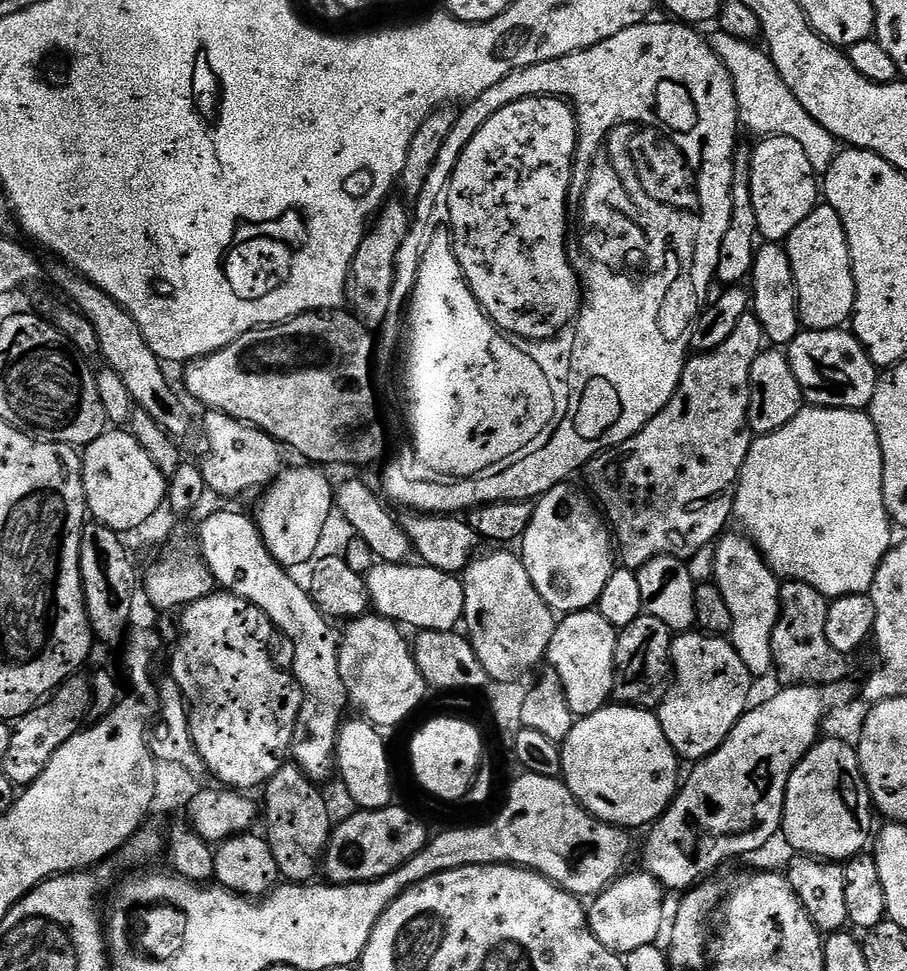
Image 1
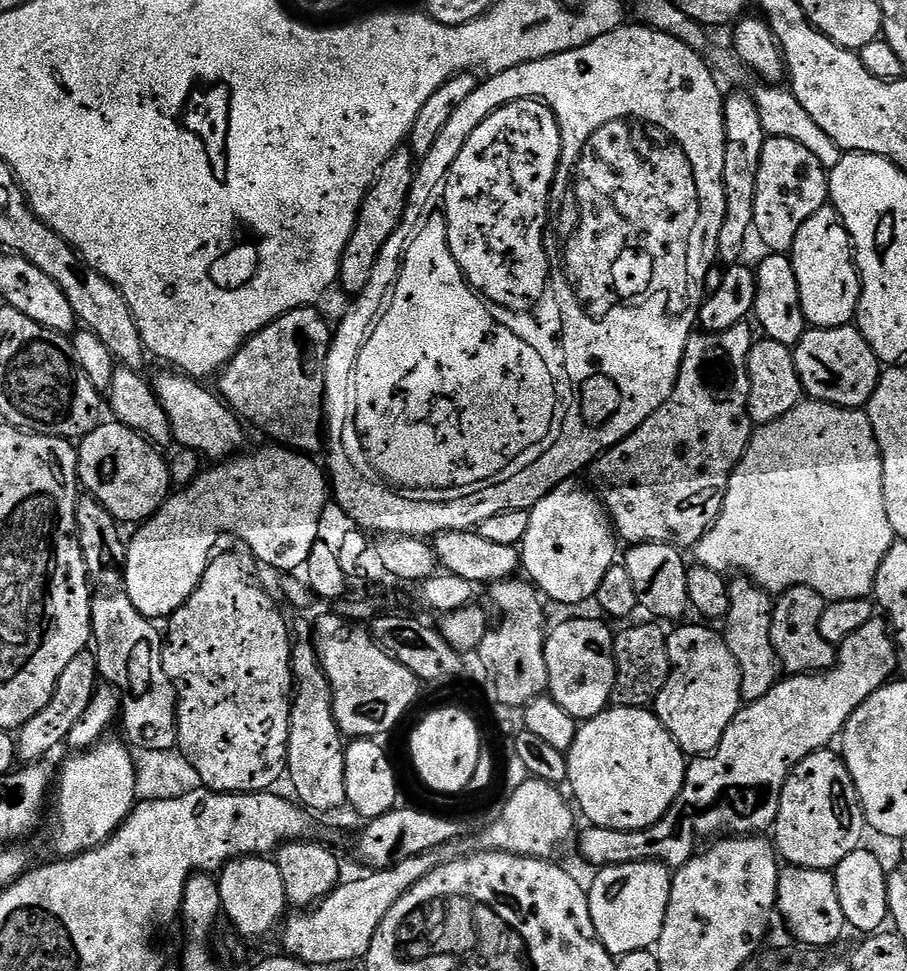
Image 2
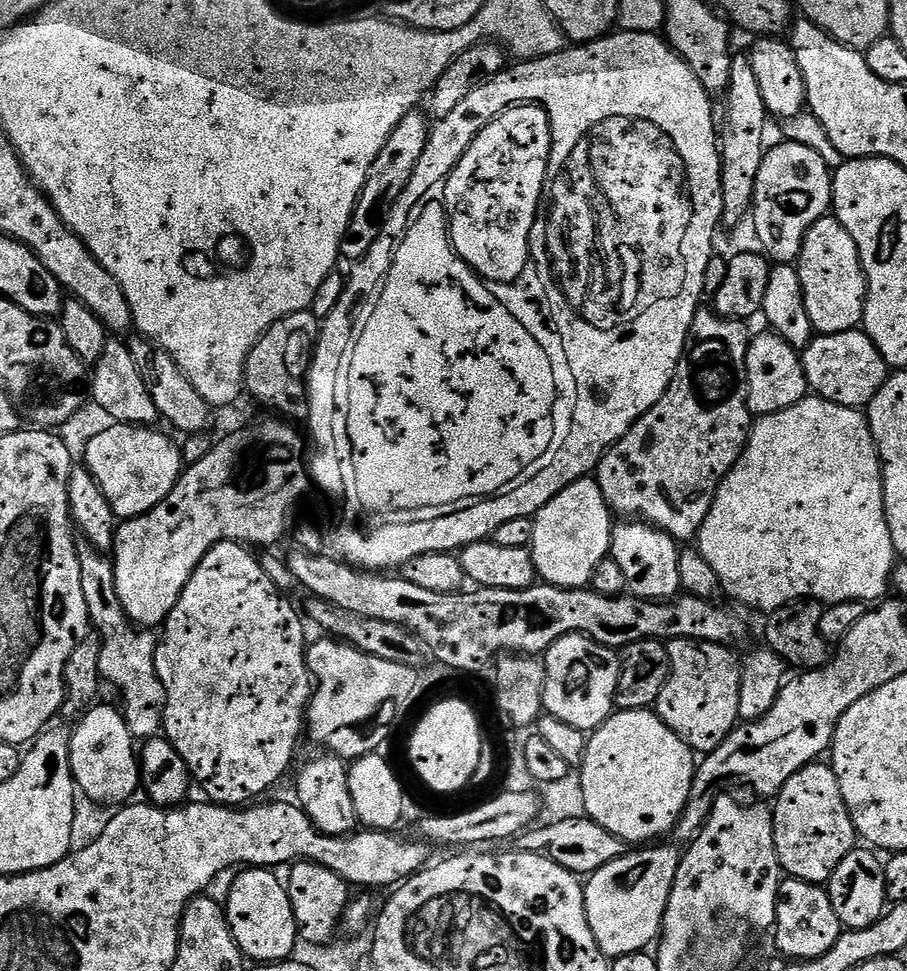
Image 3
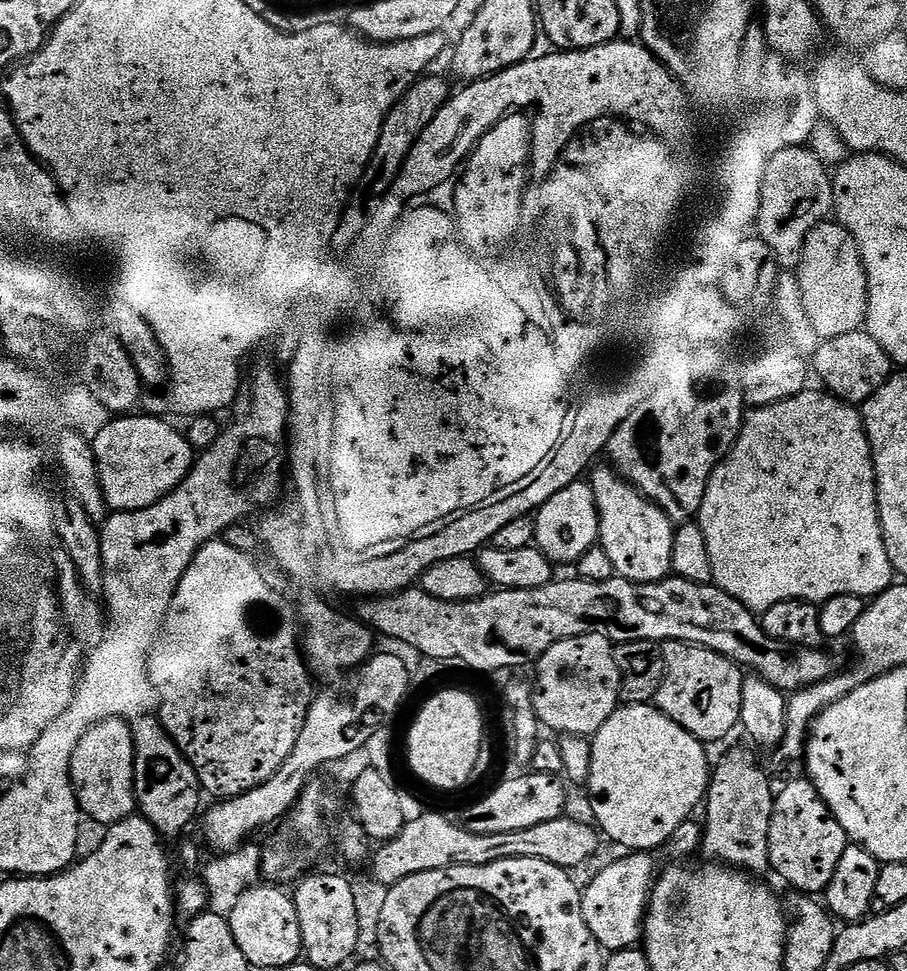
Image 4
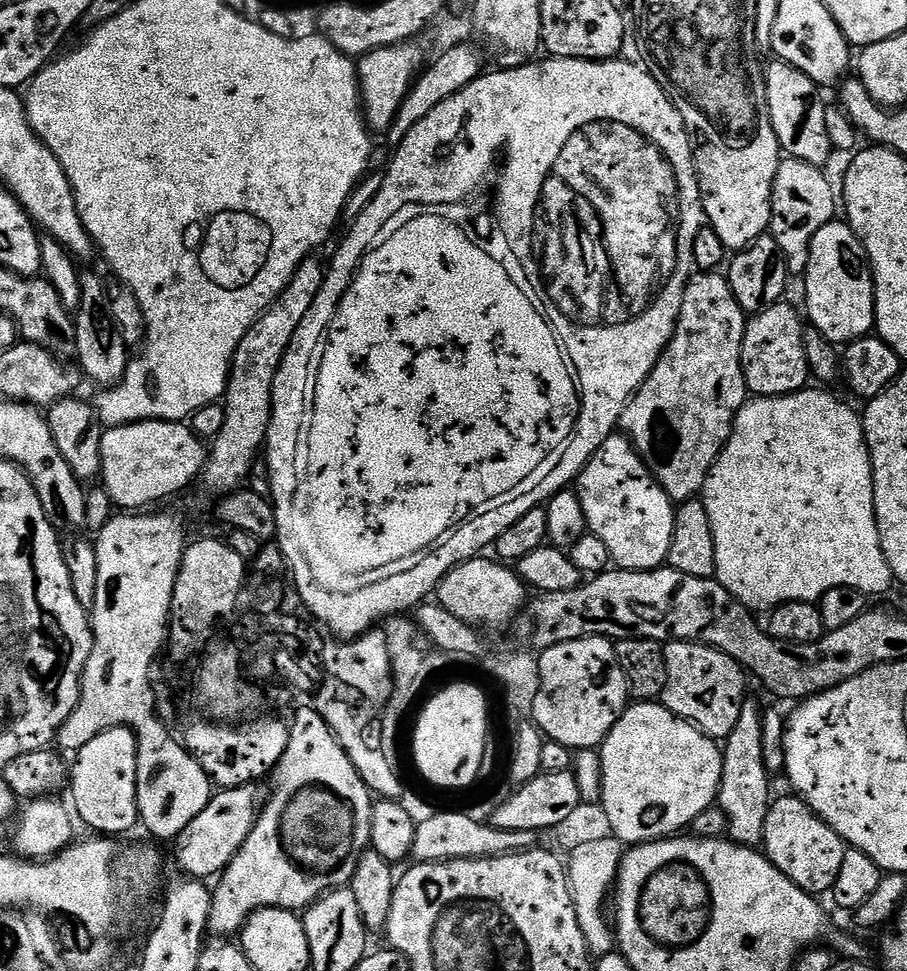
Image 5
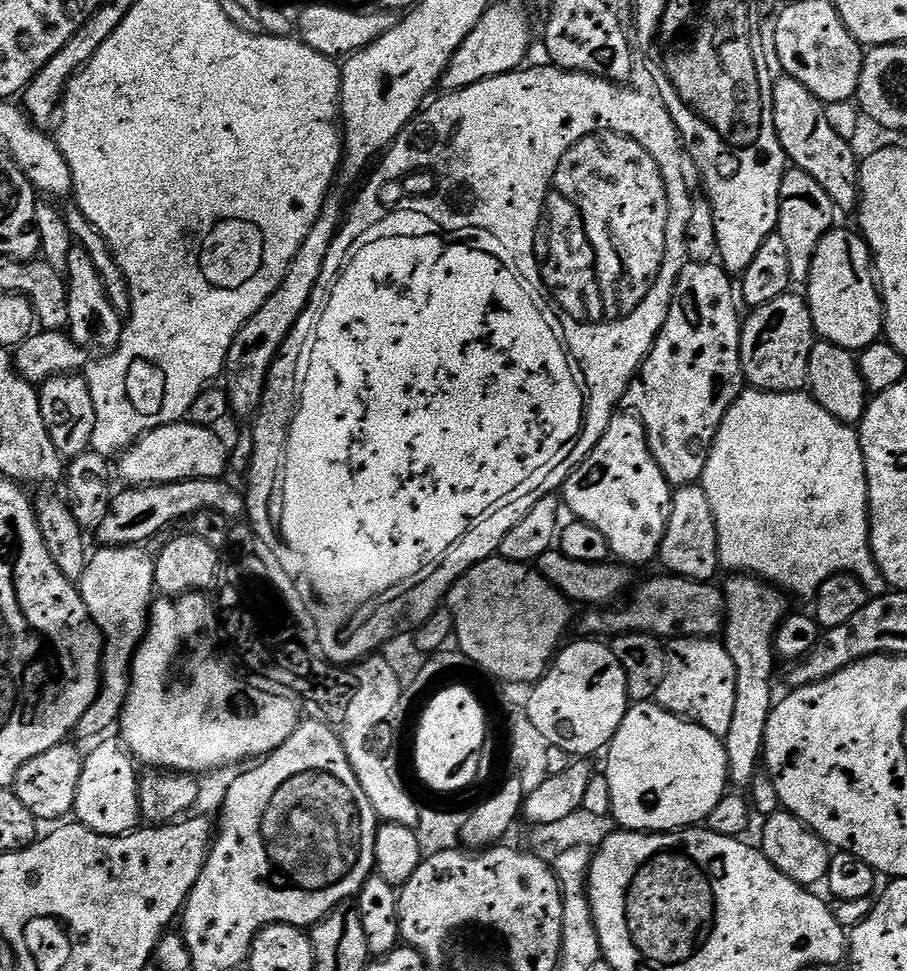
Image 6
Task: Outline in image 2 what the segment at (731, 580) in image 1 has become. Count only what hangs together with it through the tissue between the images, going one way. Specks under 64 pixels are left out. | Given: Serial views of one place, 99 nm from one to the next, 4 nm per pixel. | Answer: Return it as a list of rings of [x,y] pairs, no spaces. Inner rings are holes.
[[[744,578],[733,579],[728,589],[730,610],[722,624],[722,635],[726,646],[730,646],[730,654],[734,654],[742,674],[740,699],[744,704],[753,704],[758,702],[758,698],[766,698],[766,694],[770,694],[770,690],[774,690],[782,679],[780,659],[770,642],[774,596]]]

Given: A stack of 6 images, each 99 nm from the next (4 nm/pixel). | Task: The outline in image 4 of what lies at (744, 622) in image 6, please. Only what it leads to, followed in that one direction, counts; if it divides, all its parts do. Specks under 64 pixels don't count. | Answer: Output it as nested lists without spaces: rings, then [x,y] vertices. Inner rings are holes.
[[[732,748],[728,757],[720,765],[713,767],[708,781],[708,794],[706,797],[706,809],[708,813],[702,816],[704,826],[704,843],[702,852],[709,861],[719,862],[725,866],[731,866],[737,870],[743,870],[748,874],[764,874],[768,872],[770,865],[770,818],[774,810],[774,787],[768,781],[768,776],[756,765],[756,756],[747,752],[744,748]]]

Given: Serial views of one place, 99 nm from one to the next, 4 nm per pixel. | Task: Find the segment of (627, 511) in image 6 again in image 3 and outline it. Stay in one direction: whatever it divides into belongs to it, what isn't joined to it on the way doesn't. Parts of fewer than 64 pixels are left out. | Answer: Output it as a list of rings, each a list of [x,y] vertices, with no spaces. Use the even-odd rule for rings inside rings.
[[[620,522],[612,529],[610,558],[618,562],[626,577],[627,591],[643,600],[670,600],[681,591],[678,578],[680,553],[677,541],[647,522]]]

